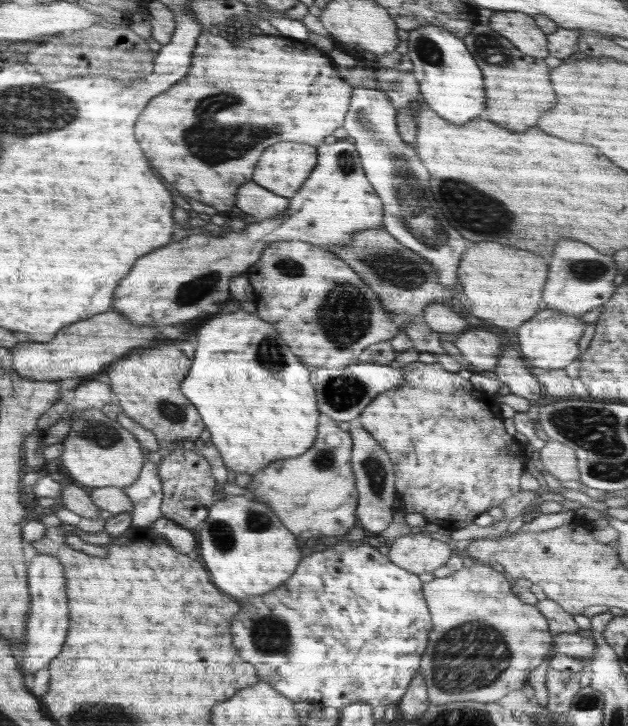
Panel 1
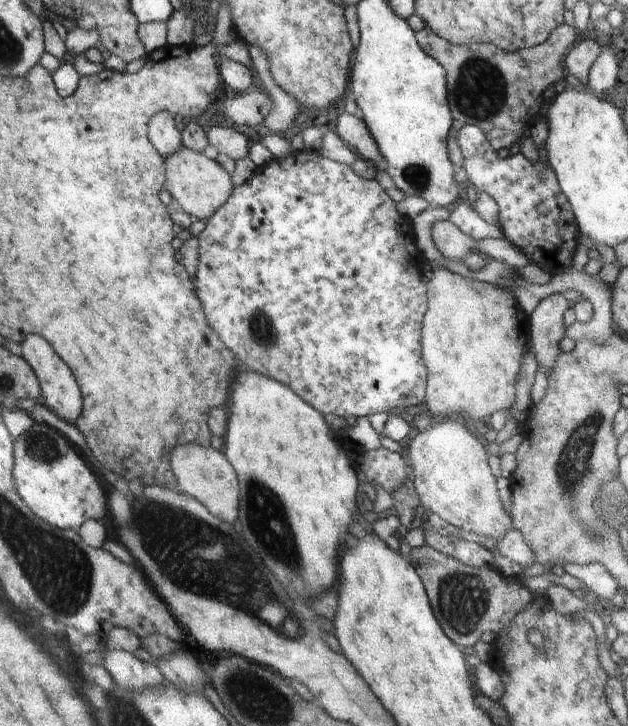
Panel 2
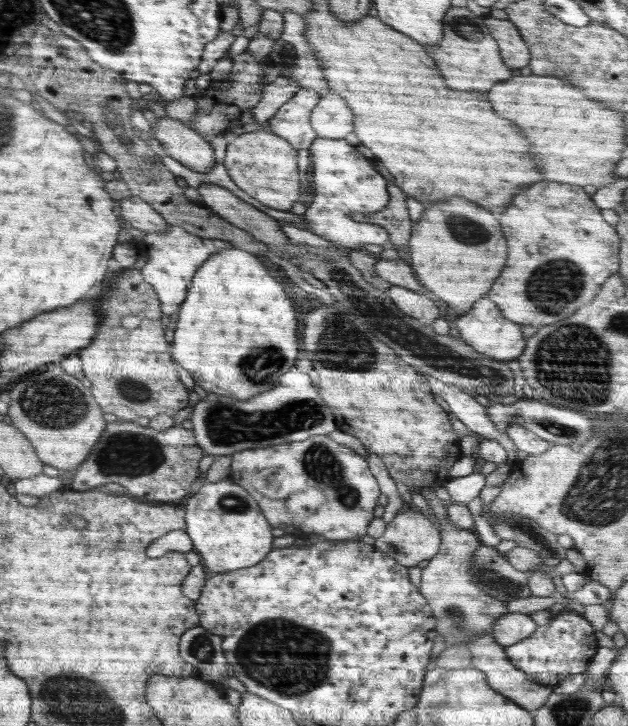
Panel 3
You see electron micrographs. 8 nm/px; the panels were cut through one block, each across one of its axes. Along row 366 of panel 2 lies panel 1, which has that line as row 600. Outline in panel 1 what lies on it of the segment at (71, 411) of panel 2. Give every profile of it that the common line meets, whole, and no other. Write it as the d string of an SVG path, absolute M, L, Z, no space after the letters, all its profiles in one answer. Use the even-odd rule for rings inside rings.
M32 554L30 574L30 592L32 595L32 614L27 616L28 634L26 634L26 650L22 647L24 665L22 670L34 674L40 668L48 666L52 658L58 656L62 650L62 644L66 640L68 632L68 596L66 596L66 578L64 578L64 568L60 566L60 559L49 554Z

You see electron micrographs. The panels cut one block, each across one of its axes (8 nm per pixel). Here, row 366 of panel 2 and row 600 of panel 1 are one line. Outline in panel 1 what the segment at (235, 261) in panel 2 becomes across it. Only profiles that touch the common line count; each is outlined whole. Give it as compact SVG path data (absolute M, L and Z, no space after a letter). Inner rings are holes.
M343 539L332 540L332 542L328 542L328 550L314 552L312 556L308 556L308 552L303 553L302 560L294 571L294 576L284 586L275 588L274 592L240 600L240 611L231 620L232 644L238 648L239 655L246 662L256 667L260 681L272 685L283 697L294 702L305 701L316 706L334 707L338 710L352 703L360 702L360 700L373 707L387 706L404 696L412 677L420 671L421 658L428 644L428 634L432 630L432 623L422 584L423 582L418 579L417 574L390 562L389 557L382 555L378 548L372 548L363 540L356 540L356 542Z

